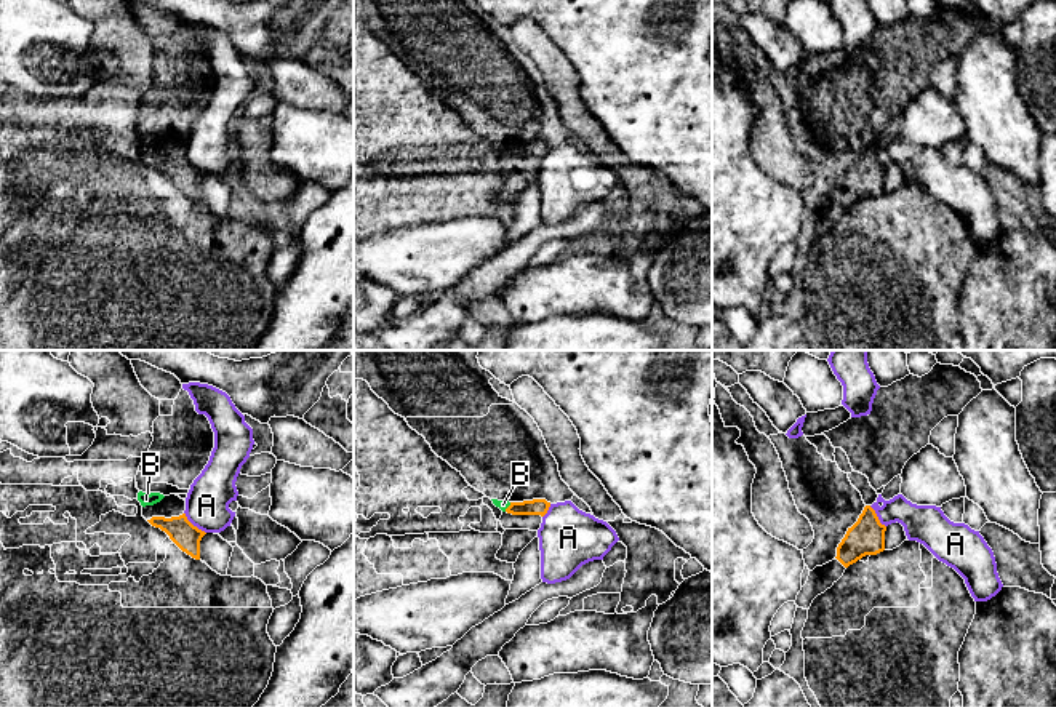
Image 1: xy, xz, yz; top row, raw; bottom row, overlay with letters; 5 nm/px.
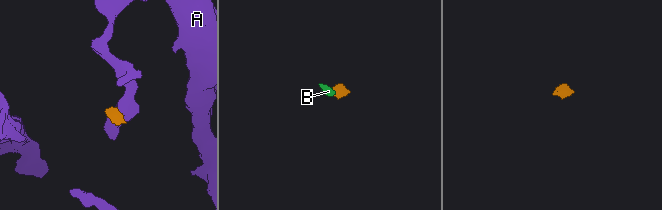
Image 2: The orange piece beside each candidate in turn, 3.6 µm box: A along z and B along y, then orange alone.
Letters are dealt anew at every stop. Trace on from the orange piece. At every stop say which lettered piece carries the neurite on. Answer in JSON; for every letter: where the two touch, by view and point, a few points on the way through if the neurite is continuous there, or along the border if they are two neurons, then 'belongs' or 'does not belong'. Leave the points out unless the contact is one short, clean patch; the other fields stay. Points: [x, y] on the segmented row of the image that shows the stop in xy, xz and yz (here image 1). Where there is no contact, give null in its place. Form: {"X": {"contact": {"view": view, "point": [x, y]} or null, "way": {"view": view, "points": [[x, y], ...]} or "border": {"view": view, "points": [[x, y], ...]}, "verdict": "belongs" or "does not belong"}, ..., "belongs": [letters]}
{"A": {"contact": {"view": "xy", "point": [192, 525]}, "border": {"view": "xy", "points": [[184, 512], [205, 533]]}, "verdict": "does not belong"}, "B": {"contact": {"view": "xz", "point": [508, 507]}, "border": {"view": "xz", "points": [[511, 503], [504, 511]]}, "verdict": "does not belong"}, "belongs": []}

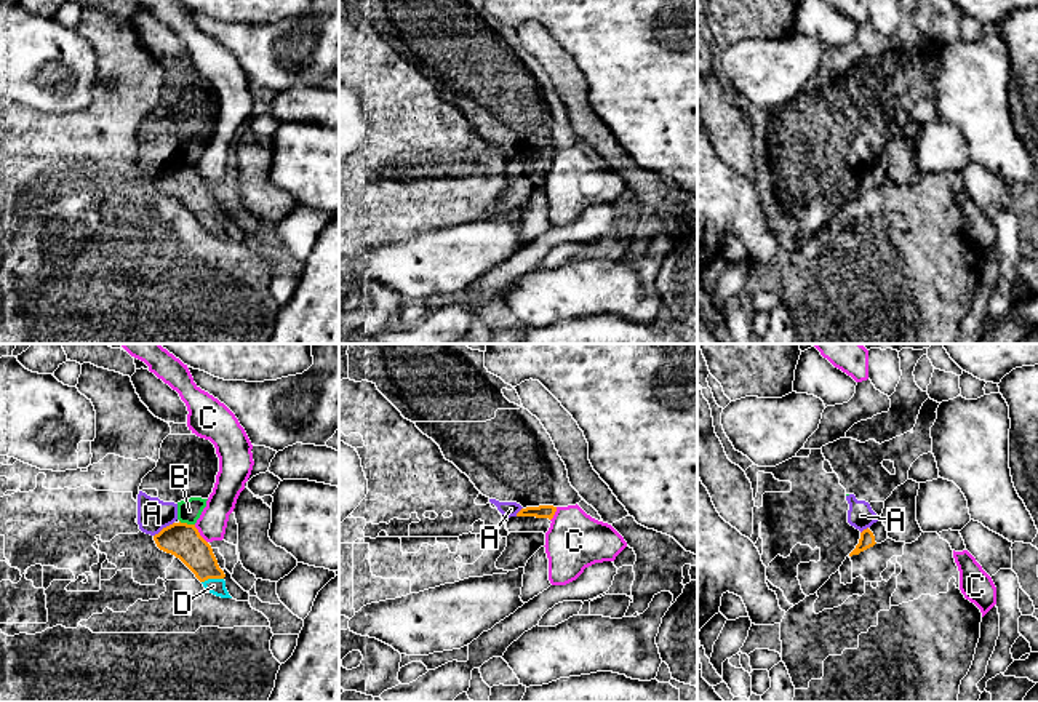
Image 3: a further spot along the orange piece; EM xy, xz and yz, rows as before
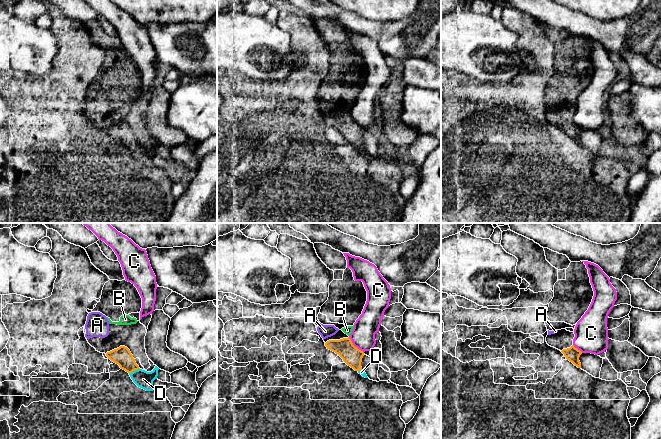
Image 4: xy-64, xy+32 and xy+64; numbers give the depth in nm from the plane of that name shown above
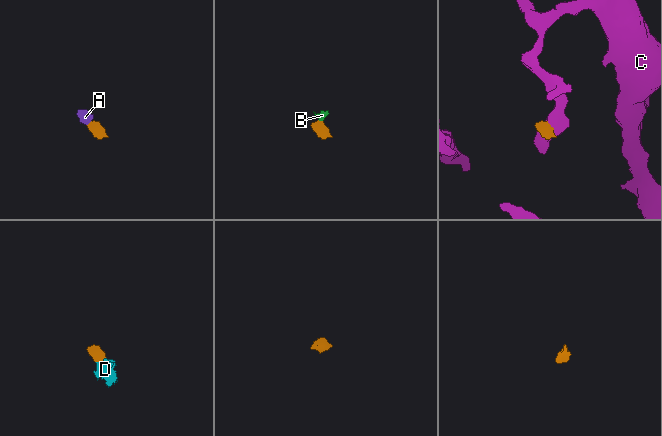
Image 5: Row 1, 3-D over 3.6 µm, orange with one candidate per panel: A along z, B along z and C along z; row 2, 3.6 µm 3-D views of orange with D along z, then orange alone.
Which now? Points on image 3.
{"A": {"contact": {"view": "xy", "point": [163, 528]}, "border": {"view": "xy", "points": [[173, 522], [154, 536]]}, "verdict": "does not belong"}, "B": {"contact": {"view": "xy", "point": [186, 523]}, "border": {"view": "xy", "points": [[179, 520], [194, 525]]}, "verdict": "does not belong"}, "C": {"contact": {"view": "xy", "point": [199, 534]}, "border": {"view": "xy", "points": [[194, 525], [207, 542]]}, "verdict": "does not belong"}, "D": {"contact": {"view": "xy", "point": [211, 578]}, "way": {"view": "xy", "points": [[183, 541], [199, 557], [211, 578], [213, 586]]}, "verdict": "belongs"}, "belongs": ["D"]}

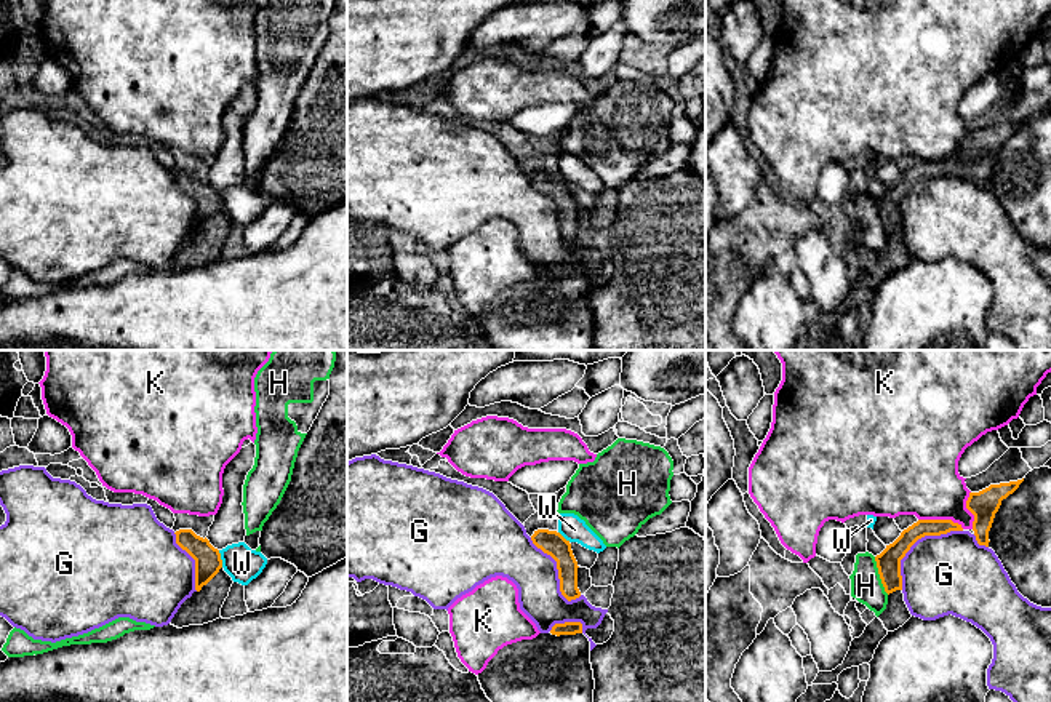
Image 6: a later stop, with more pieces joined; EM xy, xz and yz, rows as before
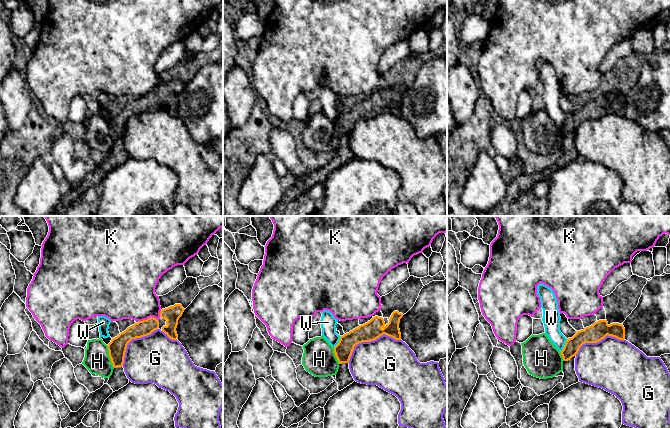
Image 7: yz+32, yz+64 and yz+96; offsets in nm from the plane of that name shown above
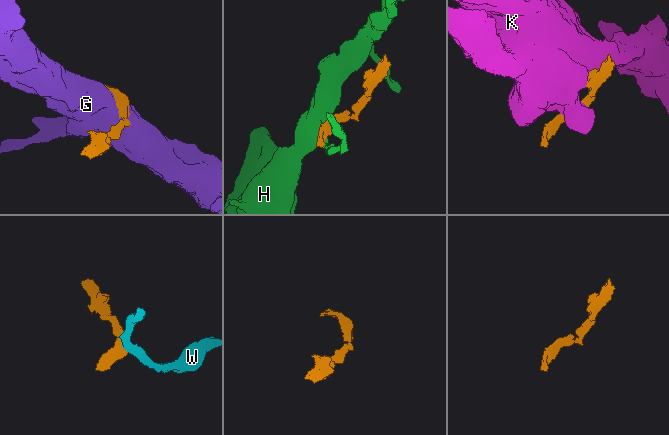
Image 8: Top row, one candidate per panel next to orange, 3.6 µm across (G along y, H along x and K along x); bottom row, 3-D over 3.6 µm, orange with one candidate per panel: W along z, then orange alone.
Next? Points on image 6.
{"G": {"contact": {"view": "yz", "point": [915, 541]}, "verdict": "does not belong"}, "H": {"contact": {"view": "yz", "point": [880, 576]}, "border": {"view": "yz", "points": [[874, 557], [879, 578], [888, 594]]}, "verdict": "does not belong"}, "K": {"contact": {"view": "yz", "point": [941, 520]}, "border": {"view": "yz", "points": [[919, 518], [951, 518], [963, 528]]}, "verdict": "does not belong"}, "W": {"contact": {"view": "xy", "point": [219, 558]}, "border": {"view": "xy", "points": [[218, 550], [223, 566]]}, "verdict": "does not belong"}, "belongs": []}

